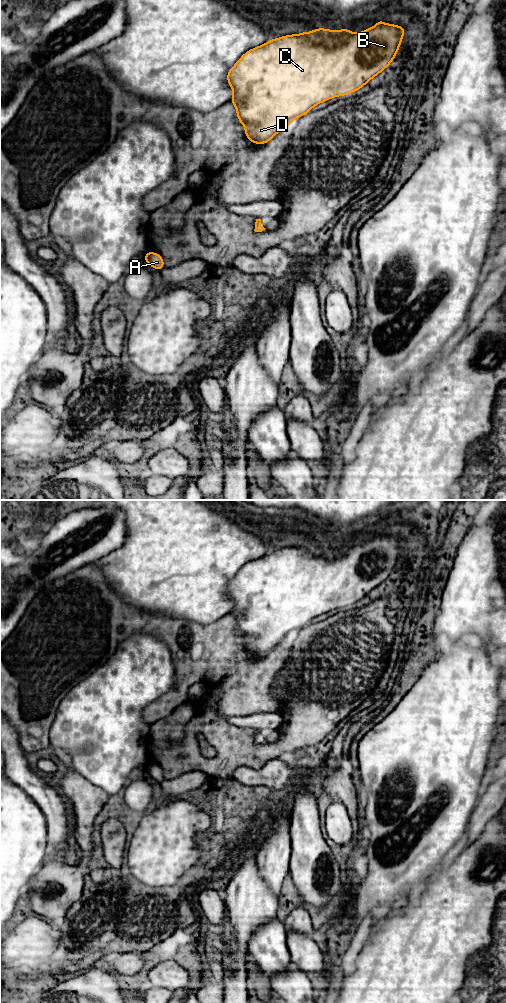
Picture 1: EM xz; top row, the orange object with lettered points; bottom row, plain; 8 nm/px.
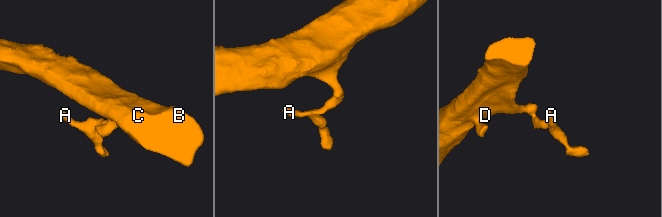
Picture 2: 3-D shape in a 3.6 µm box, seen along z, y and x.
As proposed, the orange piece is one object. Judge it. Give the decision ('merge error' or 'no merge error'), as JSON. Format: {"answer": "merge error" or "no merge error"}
{"answer": "no merge error"}

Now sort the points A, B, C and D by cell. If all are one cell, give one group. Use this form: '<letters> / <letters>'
A B C D

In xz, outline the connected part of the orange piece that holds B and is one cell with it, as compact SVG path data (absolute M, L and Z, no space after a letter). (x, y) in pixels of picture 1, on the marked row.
M378 19L378 22L375 26L358 33L349 31L347 27L343 30L327 30L326 28L317 28L311 32L285 35L276 39L272 39L256 48L248 50L228 71L226 77L229 85L233 90L233 95L229 102L232 102L235 105L238 121L245 127L245 136L253 144L266 144L278 132L282 131L284 128L289 127L294 119L300 118L303 115L307 114L314 106L334 97L349 95L364 87L366 83L368 83L376 75L379 75L393 61L398 49L400 48L405 30L406 27L398 26L395 24L386 24L382 21L382 19Z

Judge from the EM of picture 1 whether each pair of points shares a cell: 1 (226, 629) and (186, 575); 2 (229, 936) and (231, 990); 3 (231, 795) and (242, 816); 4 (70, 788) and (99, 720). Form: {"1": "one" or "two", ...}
{"1": "two", "2": "one", "3": "one", "4": "two"}

